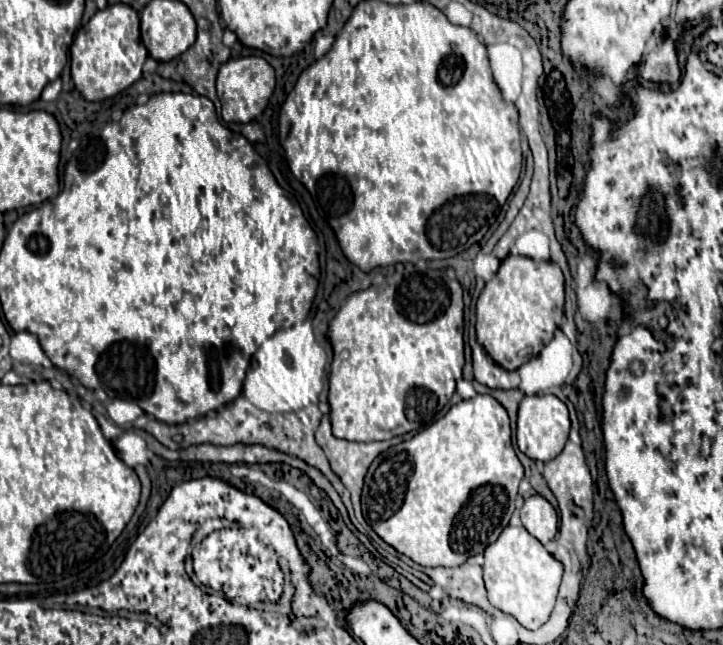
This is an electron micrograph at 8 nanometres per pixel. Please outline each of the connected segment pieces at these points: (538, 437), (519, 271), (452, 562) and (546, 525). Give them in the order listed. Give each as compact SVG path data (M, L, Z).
M554 394L548 396L524 396L520 406L518 406L518 430L516 430L516 442L520 452L524 452L532 460L540 462L550 462L556 458L570 432L570 418L568 418L568 408L566 404L556 398Z
M508 256L500 270L486 282L476 302L476 338L504 370L520 368L554 338L558 320L564 316L564 276L558 264Z
M476 394L470 400L454 404L446 416L437 419L432 426L376 456L374 464L368 468L362 490L362 514L386 544L416 564L452 568L484 552L508 526L522 476L524 468L512 448L506 410L492 396Z
M530 496L520 508L524 528L542 544L548 544L558 532L558 514L544 496Z

